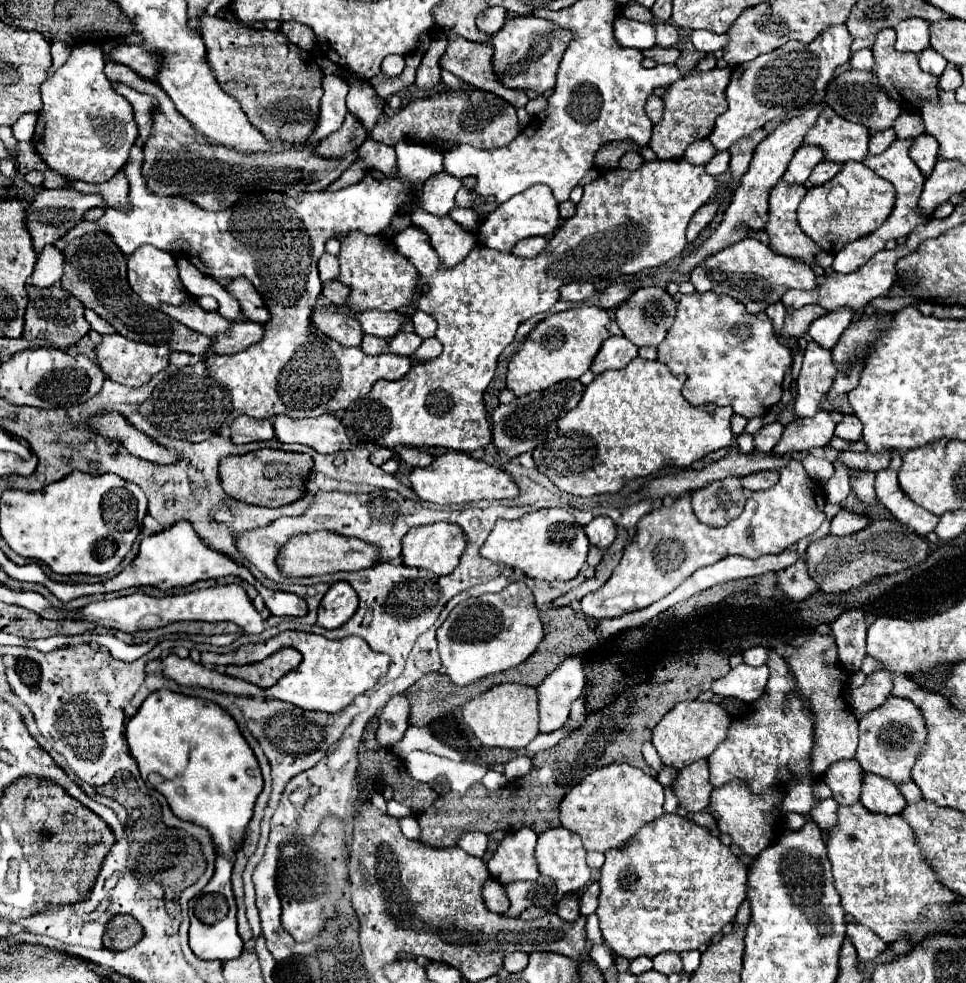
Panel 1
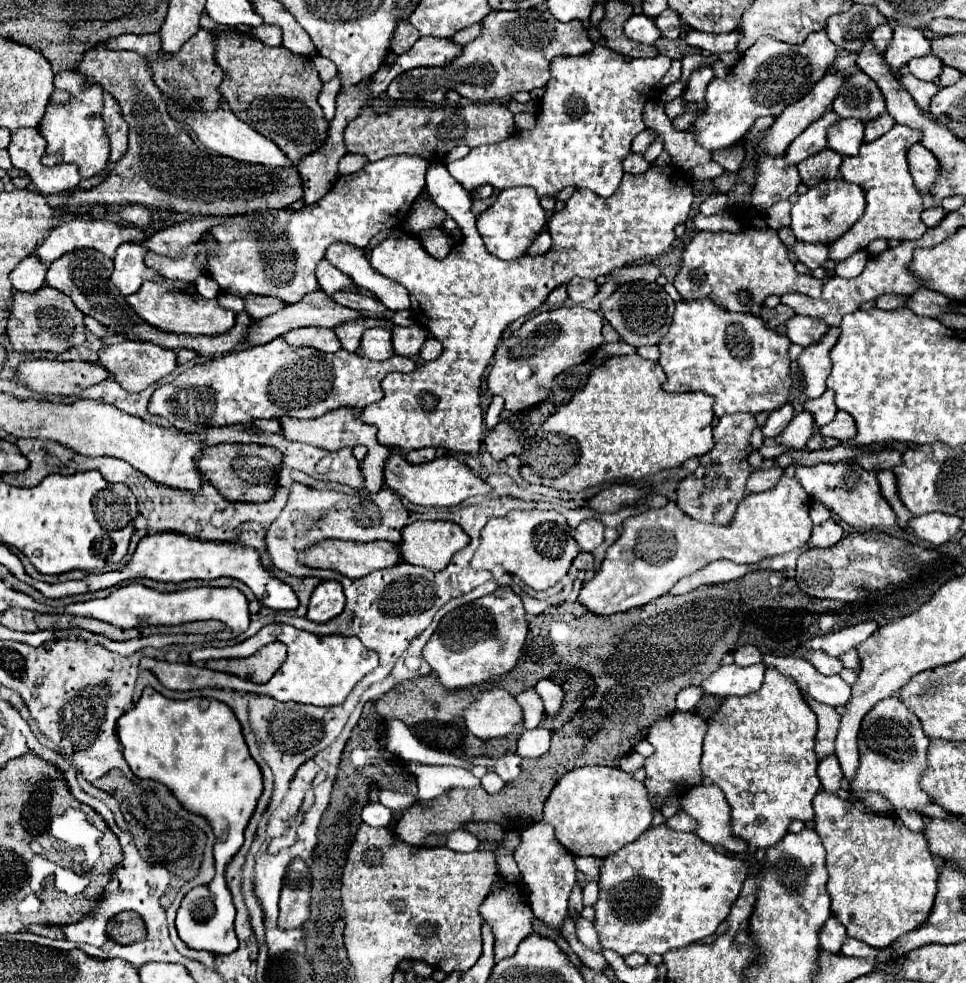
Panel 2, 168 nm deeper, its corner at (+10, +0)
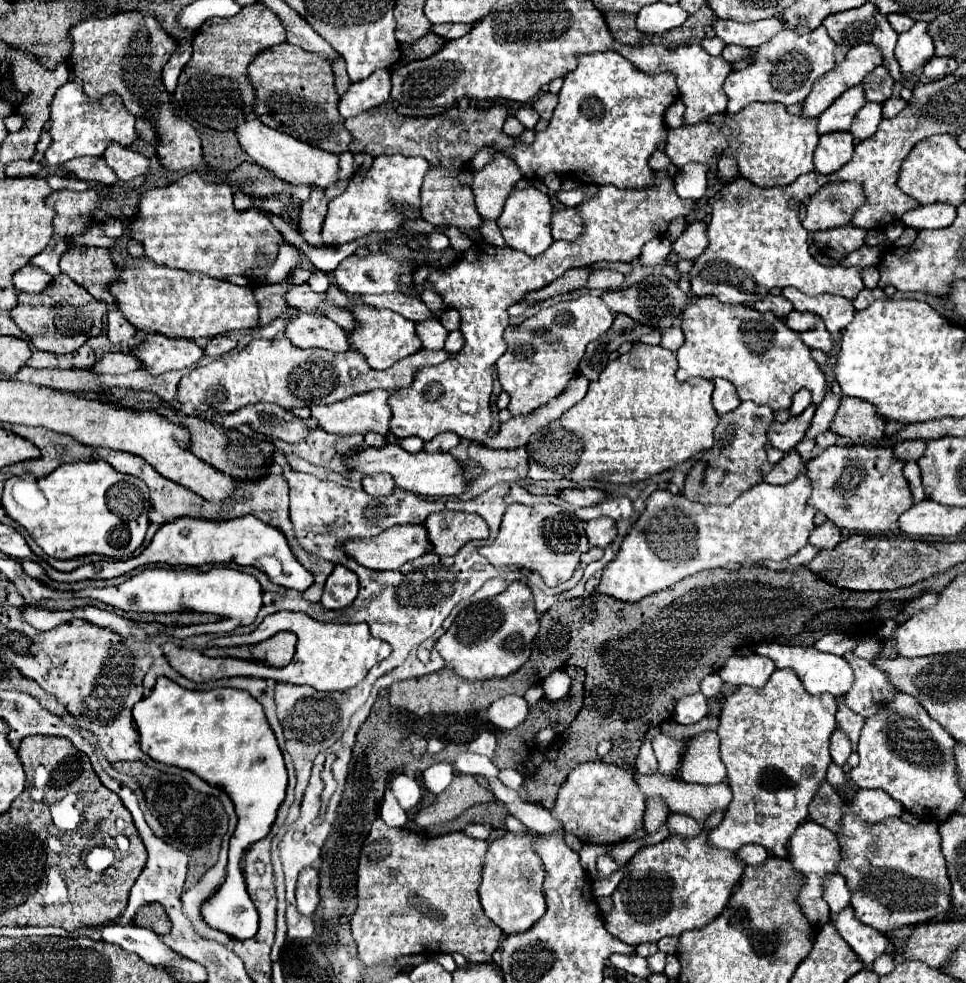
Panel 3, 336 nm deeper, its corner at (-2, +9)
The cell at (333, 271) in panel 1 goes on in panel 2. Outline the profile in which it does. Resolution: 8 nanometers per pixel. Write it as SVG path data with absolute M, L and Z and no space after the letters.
M320 260L316 266L316 278L320 284L320 290L324 290L326 294L334 294L336 290L348 290L354 288L354 282L340 272L338 268L334 268L328 260Z

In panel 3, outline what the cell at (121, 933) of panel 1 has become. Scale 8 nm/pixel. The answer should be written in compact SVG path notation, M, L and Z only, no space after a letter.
M160 903L144 905L144 907L136 913L134 923L140 925L140 927L152 929L152 931L158 933L158 935L166 935L166 933L172 929L170 919L168 919L168 915L166 915L166 911L164 911L164 907L162 907Z

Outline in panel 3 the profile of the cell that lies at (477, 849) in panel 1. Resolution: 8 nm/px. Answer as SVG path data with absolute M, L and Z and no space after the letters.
M468 825L464 829L464 833L474 837L474 839L488 839L490 833L492 833L492 827L488 827L488 825Z

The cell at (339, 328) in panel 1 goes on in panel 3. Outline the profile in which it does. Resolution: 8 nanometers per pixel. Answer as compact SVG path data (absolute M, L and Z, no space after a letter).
M300 311L298 317L294 317L286 327L286 337L296 345L298 349L326 349L332 353L348 351L348 335L344 329L340 329L334 321L322 315L312 315L308 311Z

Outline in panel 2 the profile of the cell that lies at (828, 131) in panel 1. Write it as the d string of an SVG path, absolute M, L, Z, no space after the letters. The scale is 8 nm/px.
M856 118L838 120L828 128L828 146L830 150L838 152L840 156L856 156L858 148L862 146L864 124Z

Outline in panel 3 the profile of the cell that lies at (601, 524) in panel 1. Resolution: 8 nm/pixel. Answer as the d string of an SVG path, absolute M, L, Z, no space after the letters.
M598 517L586 523L586 537L594 547L608 547L616 537L616 523L608 517Z

